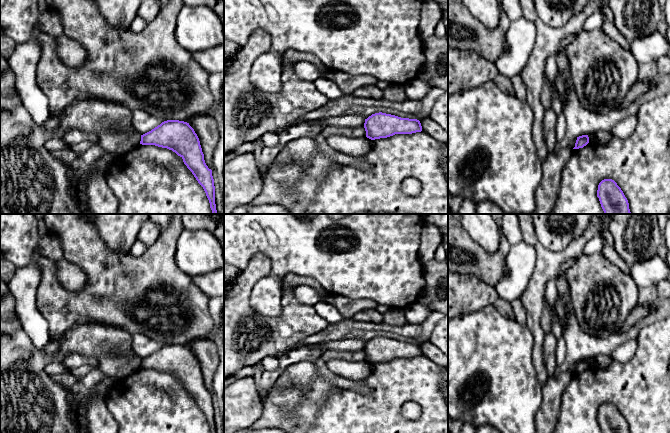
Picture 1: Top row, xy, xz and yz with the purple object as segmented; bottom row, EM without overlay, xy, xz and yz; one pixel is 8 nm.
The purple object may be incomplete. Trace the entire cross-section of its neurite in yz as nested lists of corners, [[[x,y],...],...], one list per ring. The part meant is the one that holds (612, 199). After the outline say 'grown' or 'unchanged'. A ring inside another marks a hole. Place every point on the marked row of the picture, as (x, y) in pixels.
[[[602,180],[598,185],[597,197],[604,214],[631,214],[628,200],[614,180]]] | unchanged

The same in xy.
[[[179,120],[164,121],[151,131],[141,135],[140,144],[167,148],[180,156],[203,187],[212,214],[217,214],[212,170],[205,163],[199,138],[189,123]]] | unchanged

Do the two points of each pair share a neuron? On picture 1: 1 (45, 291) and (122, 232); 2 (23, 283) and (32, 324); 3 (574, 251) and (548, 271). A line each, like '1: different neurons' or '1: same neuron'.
1: different neurons
2: same neuron
3: same neuron

